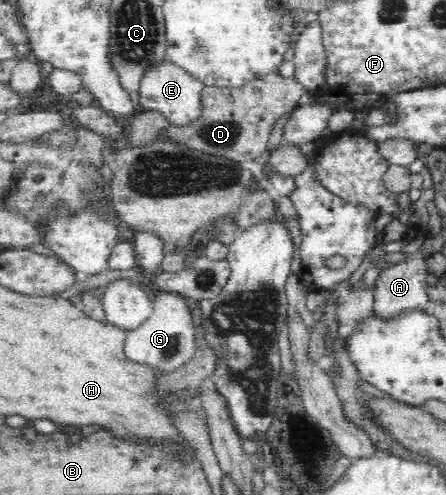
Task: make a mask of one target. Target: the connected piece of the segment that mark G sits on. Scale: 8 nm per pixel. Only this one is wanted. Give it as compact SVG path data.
M157 291L152 294L152 311L137 329L128 332L124 351L132 361L149 365L159 371L176 371L186 365L197 352L196 327L192 323L193 303L180 294Z

